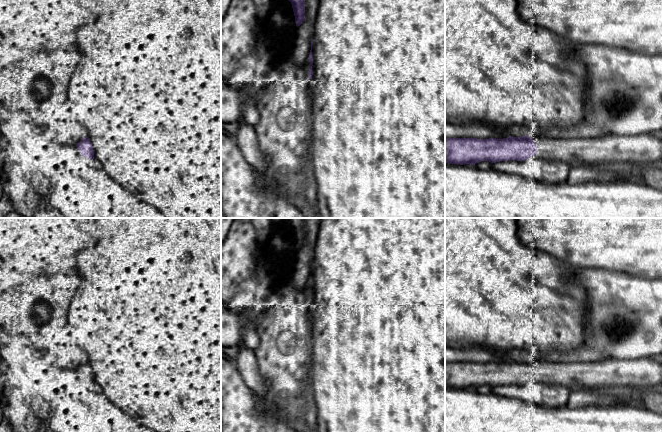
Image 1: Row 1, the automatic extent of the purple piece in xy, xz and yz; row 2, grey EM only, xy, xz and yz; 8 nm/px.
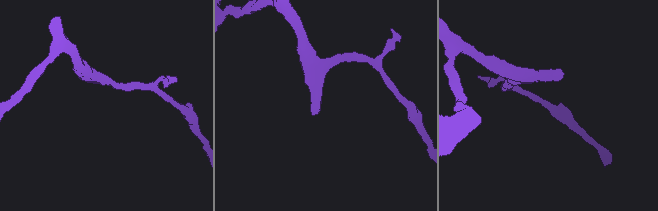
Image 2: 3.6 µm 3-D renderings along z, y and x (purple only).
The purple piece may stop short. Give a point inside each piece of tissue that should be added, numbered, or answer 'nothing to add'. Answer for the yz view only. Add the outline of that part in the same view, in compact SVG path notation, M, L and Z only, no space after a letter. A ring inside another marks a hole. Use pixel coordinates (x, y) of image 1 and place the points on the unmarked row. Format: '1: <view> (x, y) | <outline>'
1: yz (643, 373) | M640 358L634 360L606 359L597 362L576 362L576 363L553 363L538 360L533 363L537 373L535 380L549 386L566 385L570 388L580 388L588 390L603 391L614 386L633 386L640 389L661 388L662 387L662 363L656 358Z

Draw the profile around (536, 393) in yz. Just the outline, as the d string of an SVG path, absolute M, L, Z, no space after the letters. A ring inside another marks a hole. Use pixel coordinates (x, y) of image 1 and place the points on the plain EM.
M537 380L525 385L499 385L492 387L492 393L502 397L515 398L534 406L559 408L567 405L572 388L566 385L549 386Z

